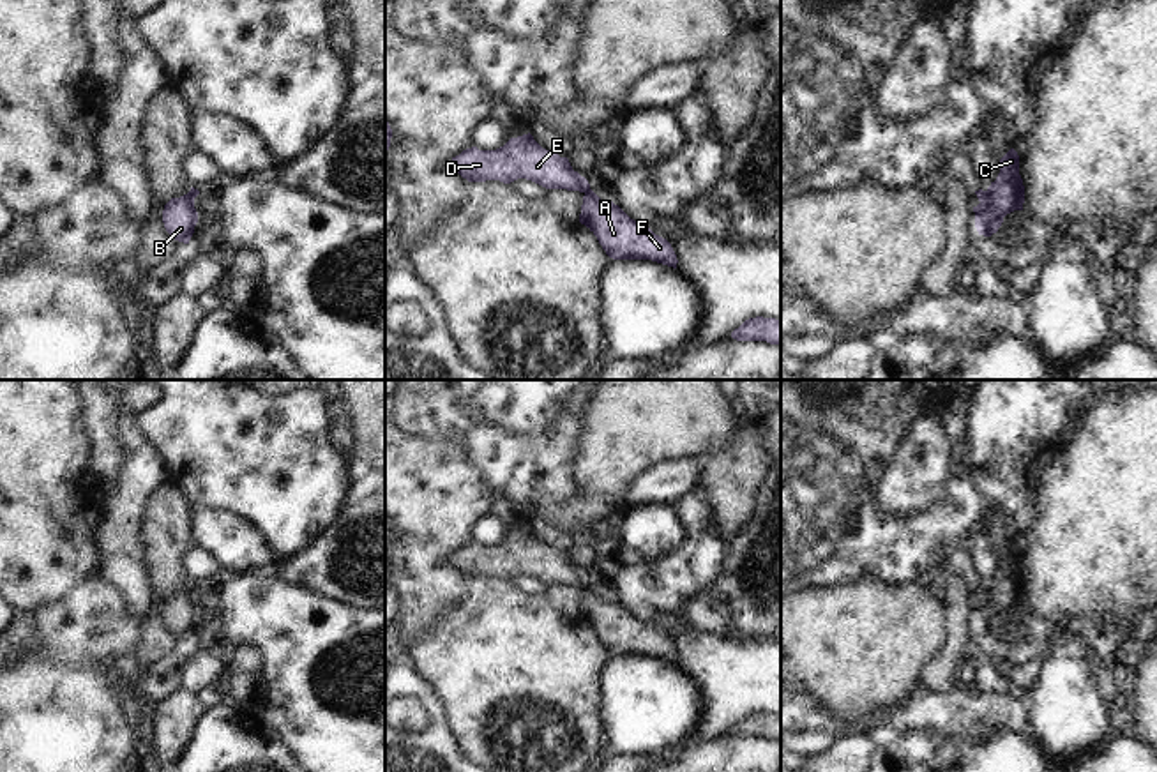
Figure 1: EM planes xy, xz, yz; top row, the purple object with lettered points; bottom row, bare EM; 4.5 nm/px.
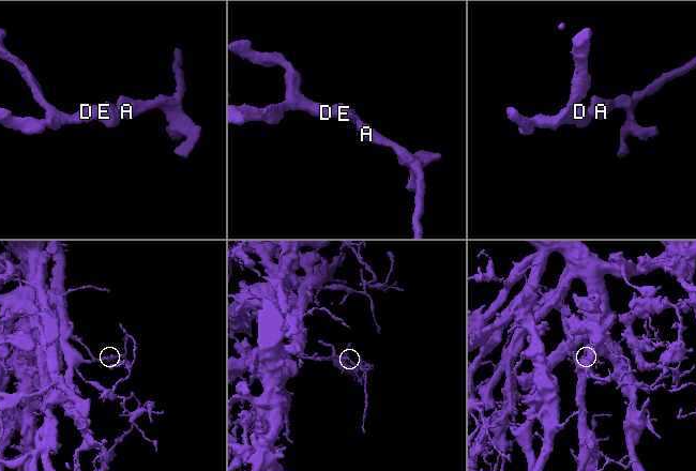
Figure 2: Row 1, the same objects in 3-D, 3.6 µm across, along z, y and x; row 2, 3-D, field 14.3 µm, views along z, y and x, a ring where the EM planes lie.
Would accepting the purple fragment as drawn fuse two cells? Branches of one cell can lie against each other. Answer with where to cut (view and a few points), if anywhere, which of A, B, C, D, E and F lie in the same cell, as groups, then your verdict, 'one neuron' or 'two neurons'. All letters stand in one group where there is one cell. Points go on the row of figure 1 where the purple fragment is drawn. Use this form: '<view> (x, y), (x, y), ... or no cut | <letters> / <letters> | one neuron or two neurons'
no cut | A B C D E F | one neuron

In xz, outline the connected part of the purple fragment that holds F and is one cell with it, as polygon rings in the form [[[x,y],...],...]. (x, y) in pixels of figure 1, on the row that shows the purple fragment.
[[[530,132],[510,138],[496,150],[466,148],[452,157],[452,170],[468,182],[510,184],[526,178],[546,189],[579,191],[585,194],[579,223],[597,237],[609,258],[652,260],[677,269],[677,254],[666,238],[638,224],[613,201],[602,203],[567,157],[542,148]]]

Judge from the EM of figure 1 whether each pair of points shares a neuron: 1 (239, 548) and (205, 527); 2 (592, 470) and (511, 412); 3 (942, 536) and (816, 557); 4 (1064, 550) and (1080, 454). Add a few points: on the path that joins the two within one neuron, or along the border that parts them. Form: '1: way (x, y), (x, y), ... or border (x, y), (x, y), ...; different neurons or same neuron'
1: way (230, 539), (214, 530); same neuron
2: border (582, 417), (573, 461), (576, 495), (571, 499); different neurons
3: way (910, 544), (848, 544); same neuron
4: way (1080, 527), (1080, 477); same neuron

